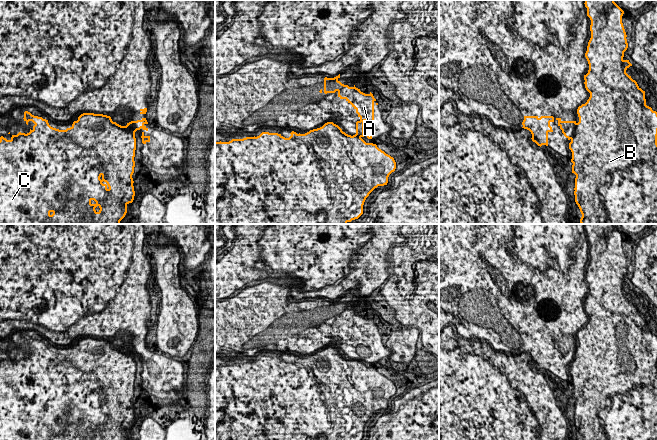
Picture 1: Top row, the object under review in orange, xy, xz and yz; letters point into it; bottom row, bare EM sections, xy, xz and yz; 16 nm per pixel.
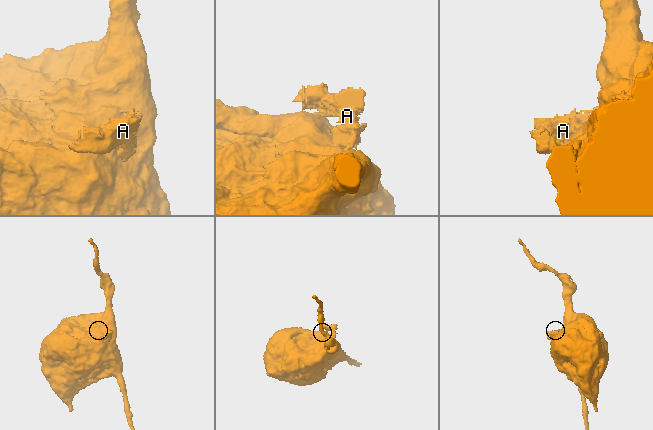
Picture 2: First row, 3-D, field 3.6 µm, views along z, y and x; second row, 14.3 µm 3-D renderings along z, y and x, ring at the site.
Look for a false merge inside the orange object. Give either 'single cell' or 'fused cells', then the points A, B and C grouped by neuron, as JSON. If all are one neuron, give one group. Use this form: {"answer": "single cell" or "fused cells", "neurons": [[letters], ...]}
{"answer": "single cell", "neurons": [["A", "B", "C"]]}

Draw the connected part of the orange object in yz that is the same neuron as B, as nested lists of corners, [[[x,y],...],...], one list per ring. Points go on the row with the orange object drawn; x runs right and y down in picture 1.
[[[585,0],[585,7],[587,8],[587,16],[591,20],[591,25],[590,25],[590,31],[591,31],[591,38],[588,42],[587,46],[587,51],[585,53],[585,57],[588,61],[589,64],[589,70],[586,75],[584,75],[584,84],[586,90],[590,93],[590,97],[587,100],[585,104],[582,104],[581,106],[578,107],[577,109],[577,114],[579,117],[579,122],[577,123],[576,121],[562,121],[561,118],[556,118],[558,121],[558,126],[562,130],[562,133],[564,136],[570,140],[571,142],[569,143],[569,149],[572,152],[572,159],[571,162],[573,163],[572,165],[572,173],[576,175],[575,178],[575,188],[574,188],[574,195],[575,195],[575,202],[578,205],[580,212],[582,214],[582,217],[580,219],[581,224],[657,224],[657,112],[653,111],[651,107],[646,105],[646,99],[645,99],[645,91],[643,91],[637,84],[635,80],[631,78],[626,73],[626,70],[632,66],[632,64],[629,62],[629,60],[624,60],[624,52],[628,48],[628,43],[627,43],[627,35],[622,23],[622,16],[624,14],[624,11],[614,2],[614,0]]]

